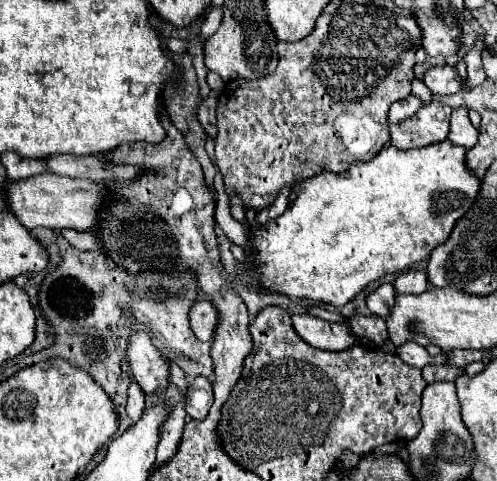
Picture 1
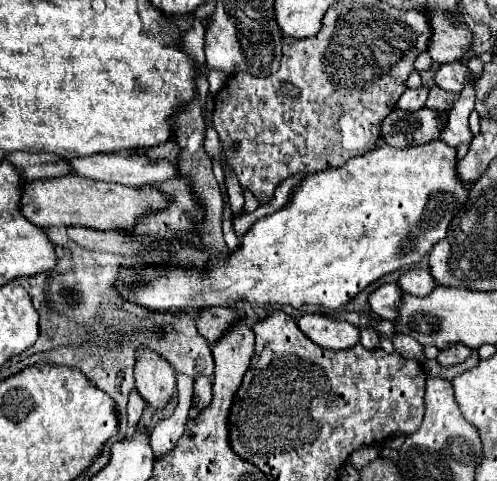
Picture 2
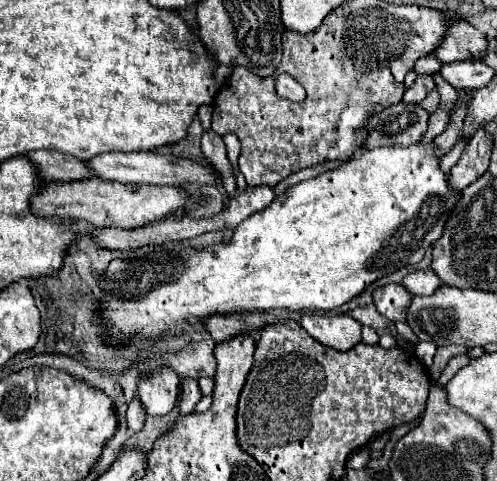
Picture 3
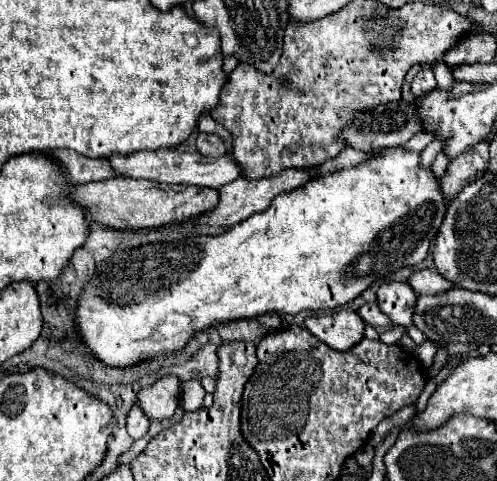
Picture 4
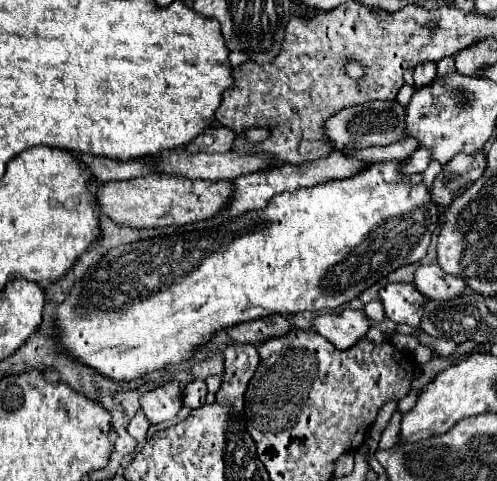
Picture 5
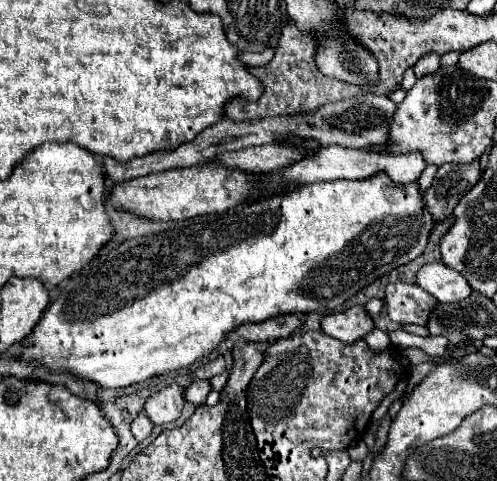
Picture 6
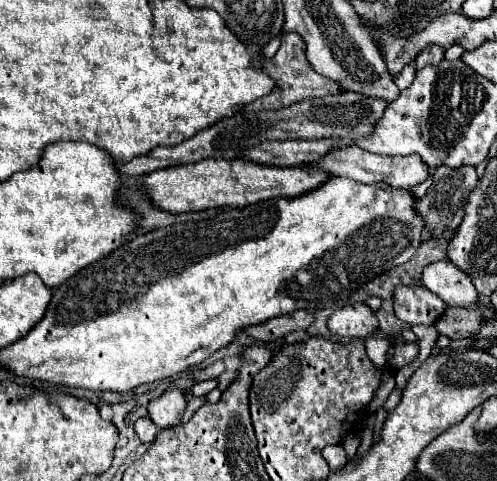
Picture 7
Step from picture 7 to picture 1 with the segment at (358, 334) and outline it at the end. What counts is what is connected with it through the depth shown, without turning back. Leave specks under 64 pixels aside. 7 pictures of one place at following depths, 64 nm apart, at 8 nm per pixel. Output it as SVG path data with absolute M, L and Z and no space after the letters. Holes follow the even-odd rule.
M294 314L292 316L294 332L310 346L318 350L346 350L354 344L354 336L344 324L326 322L322 318L310 314Z

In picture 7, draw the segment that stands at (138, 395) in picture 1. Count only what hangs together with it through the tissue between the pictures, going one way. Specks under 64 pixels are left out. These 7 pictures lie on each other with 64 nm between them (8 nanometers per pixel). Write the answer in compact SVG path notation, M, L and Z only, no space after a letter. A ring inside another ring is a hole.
M148 416L138 418L136 424L134 424L134 430L136 430L136 434L138 434L138 438L140 438L142 442L152 442L154 436L156 436L156 432L158 432L156 424L154 424Z

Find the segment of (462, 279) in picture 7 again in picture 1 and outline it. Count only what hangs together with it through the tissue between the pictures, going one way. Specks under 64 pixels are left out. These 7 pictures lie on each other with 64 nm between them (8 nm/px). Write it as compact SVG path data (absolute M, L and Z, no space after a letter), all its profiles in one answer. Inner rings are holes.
M422 270L404 272L394 280L394 288L398 294L420 294L428 288L426 272L422 272Z

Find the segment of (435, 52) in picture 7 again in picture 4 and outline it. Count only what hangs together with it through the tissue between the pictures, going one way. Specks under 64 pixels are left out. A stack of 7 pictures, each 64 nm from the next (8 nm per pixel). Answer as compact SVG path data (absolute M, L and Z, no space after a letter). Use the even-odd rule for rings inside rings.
M422 70L422 72L418 72L418 76L412 80L412 94L414 94L414 98L420 98L420 96L424 96L426 92L432 92L434 88L436 88L436 80L434 80L432 70Z

